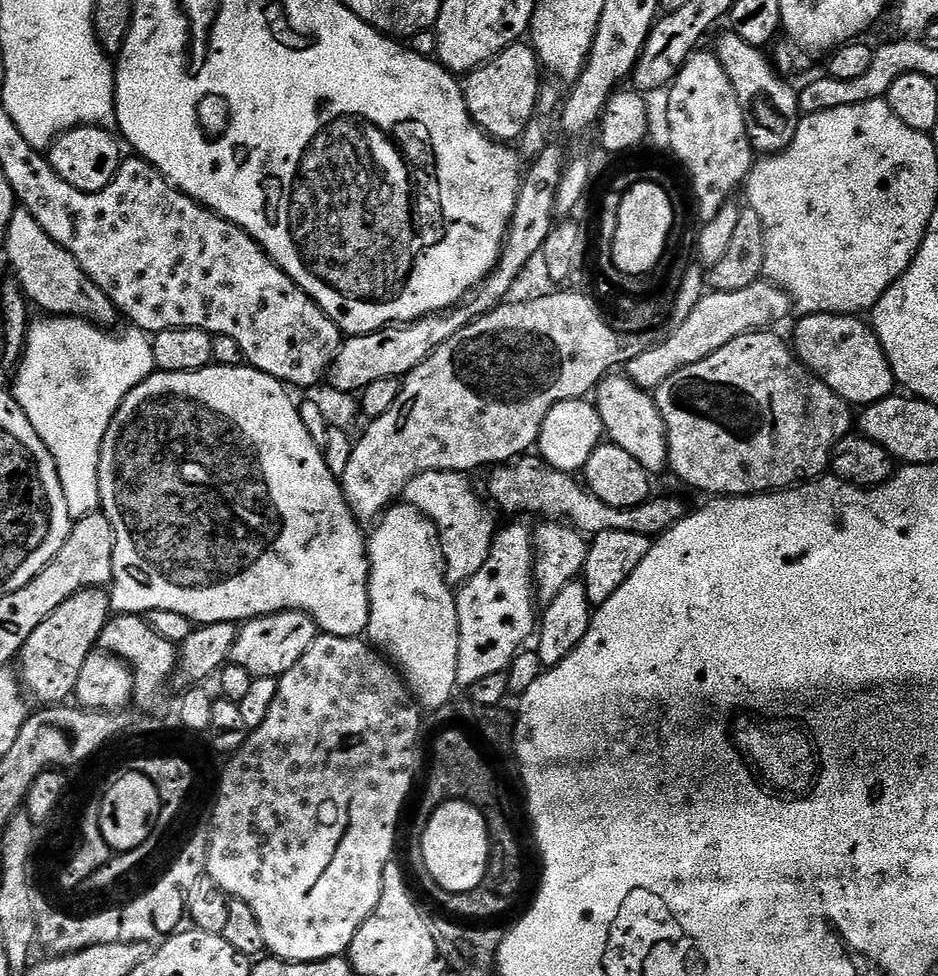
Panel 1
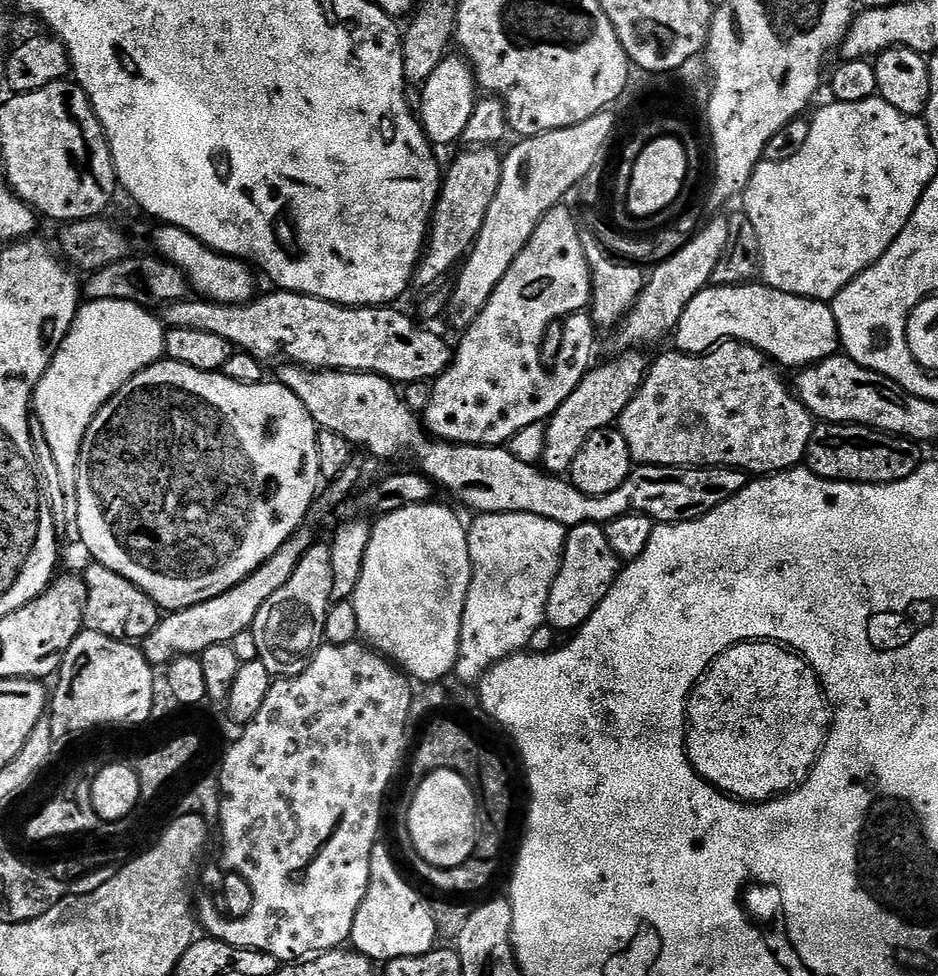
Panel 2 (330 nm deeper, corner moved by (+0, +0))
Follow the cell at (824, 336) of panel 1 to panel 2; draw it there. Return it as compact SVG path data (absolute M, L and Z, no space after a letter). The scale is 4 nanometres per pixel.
M763 282L703 288L682 310L674 339L675 347L689 356L710 352L726 340L739 340L754 346L769 361L785 364L791 370L835 356L841 347L836 319L825 301L786 294Z

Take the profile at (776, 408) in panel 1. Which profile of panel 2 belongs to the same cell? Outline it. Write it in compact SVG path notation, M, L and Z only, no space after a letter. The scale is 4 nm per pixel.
M726 340L710 352L698 356L689 356L686 352L671 350L665 356L660 356L648 369L642 386L634 394L630 406L620 416L618 430L622 438L626 438L626 446L630 446L630 454L637 465L656 464L659 468L743 468L749 474L771 474L786 472L801 463L806 454L806 446L812 437L814 417L808 407L796 397L795 391L775 372L777 369L766 362L764 353L754 346L742 344L739 340Z

